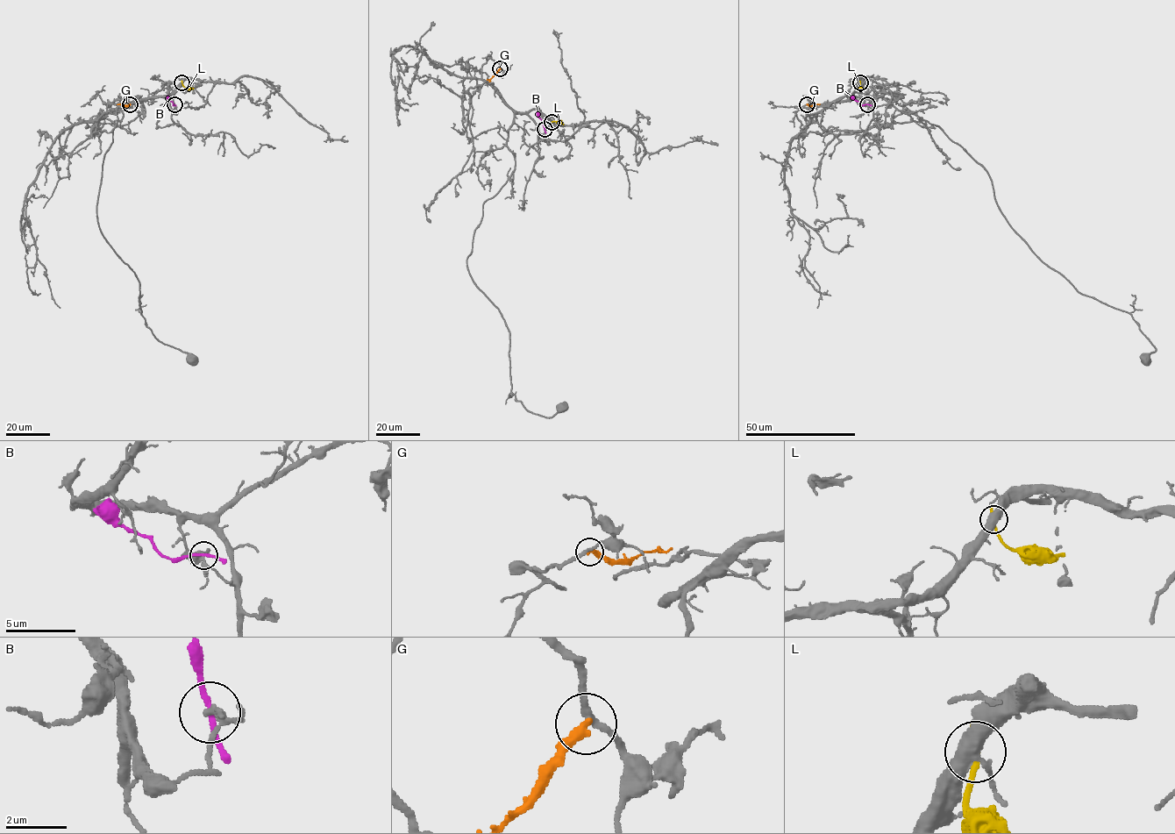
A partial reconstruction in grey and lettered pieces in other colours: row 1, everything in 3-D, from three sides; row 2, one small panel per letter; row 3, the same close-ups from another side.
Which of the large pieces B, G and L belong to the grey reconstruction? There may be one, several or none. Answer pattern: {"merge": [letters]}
{"merge": []}

